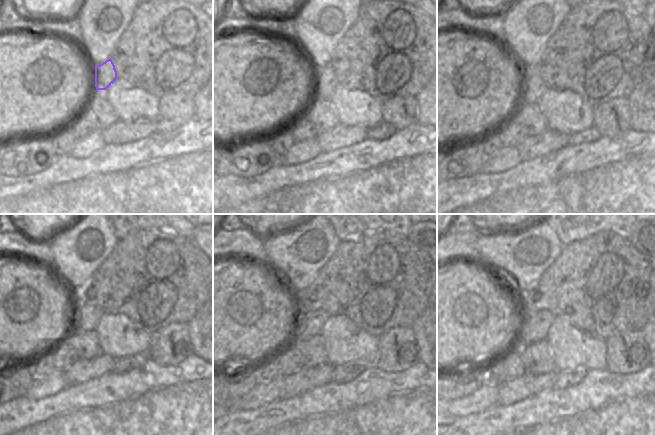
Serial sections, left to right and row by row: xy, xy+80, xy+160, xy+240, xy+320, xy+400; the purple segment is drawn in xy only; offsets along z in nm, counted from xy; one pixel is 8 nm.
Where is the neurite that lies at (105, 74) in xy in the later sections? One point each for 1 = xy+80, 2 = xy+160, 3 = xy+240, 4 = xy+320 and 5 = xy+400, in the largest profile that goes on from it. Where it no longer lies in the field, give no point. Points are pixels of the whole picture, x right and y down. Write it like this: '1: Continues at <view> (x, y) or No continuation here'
1: Continues at xy+80 (326, 85)
2: Continues at xy+160 (532, 87)
3: Continues at xy+240 (87, 317)
4: Continues at xy+320 (310, 323)
5: Continues at xy+400 (535, 327).

